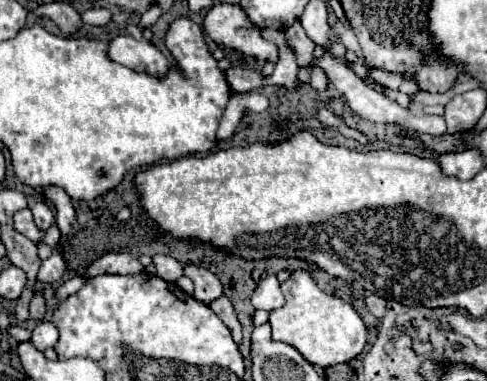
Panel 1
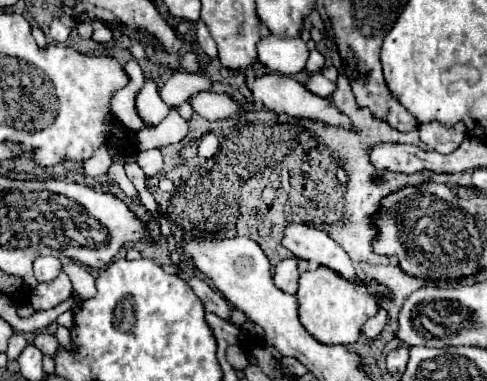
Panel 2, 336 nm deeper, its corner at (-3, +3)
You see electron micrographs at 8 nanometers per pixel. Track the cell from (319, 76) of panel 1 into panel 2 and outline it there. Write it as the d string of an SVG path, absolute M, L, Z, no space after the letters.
M270 32L258 42L258 60L268 70L288 76L306 68L308 48L302 38L286 38Z

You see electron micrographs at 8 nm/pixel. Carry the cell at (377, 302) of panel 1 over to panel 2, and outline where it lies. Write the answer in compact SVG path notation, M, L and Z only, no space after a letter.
M380 308L376 316L372 316L372 318L366 320L362 332L364 332L368 338L376 338L376 336L380 336L380 332L382 332L386 320L388 320L388 312L386 312L384 308Z

